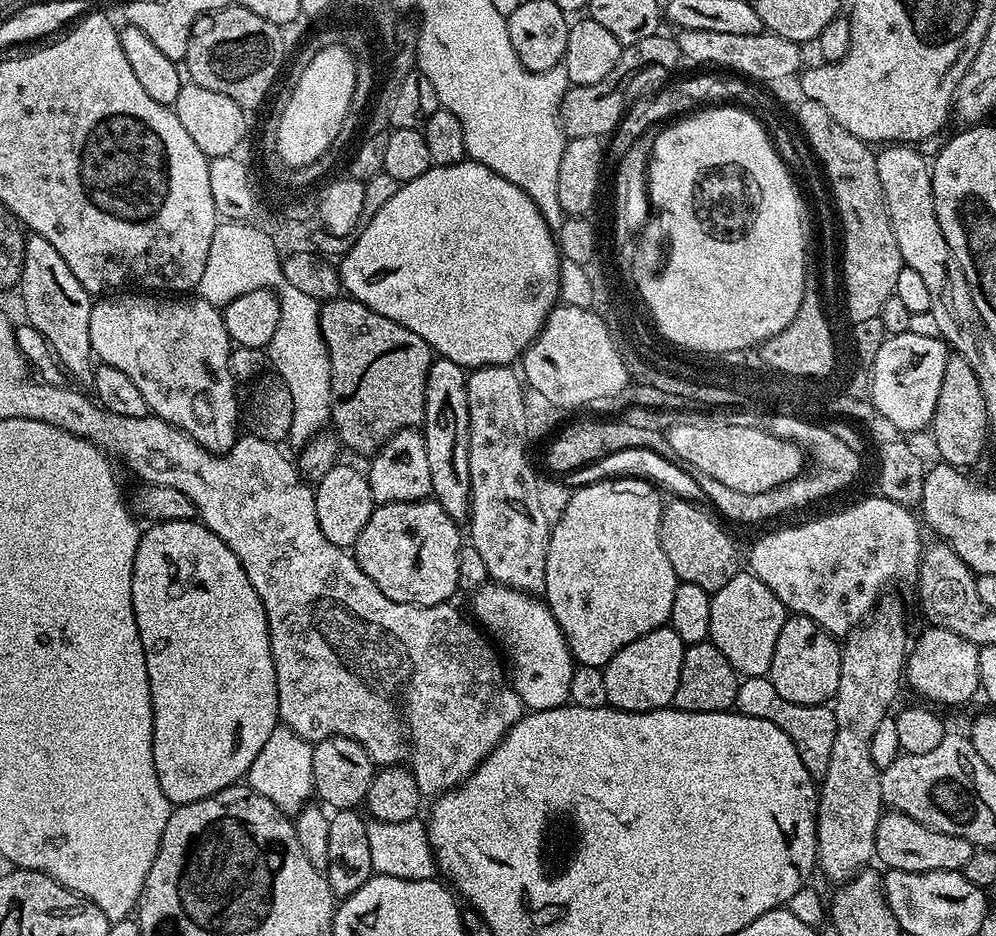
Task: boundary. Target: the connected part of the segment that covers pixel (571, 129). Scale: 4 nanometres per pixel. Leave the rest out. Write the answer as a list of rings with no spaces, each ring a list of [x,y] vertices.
[[[664,35],[642,38],[642,42],[627,45],[621,51],[618,66],[614,66],[614,70],[610,70],[610,74],[606,74],[602,82],[569,87],[564,101],[560,104],[560,123],[564,125],[565,137],[611,137],[629,106],[635,100],[657,91],[667,81],[664,79],[682,64],[682,57],[675,39],[671,35]]]

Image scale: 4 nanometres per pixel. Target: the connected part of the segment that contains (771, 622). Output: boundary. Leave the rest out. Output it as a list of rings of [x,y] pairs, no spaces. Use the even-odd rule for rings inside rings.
[[[740,570],[722,590],[711,593],[710,642],[726,654],[728,661],[744,676],[767,676],[774,658],[774,642],[786,619],[784,603],[753,576],[751,571]]]

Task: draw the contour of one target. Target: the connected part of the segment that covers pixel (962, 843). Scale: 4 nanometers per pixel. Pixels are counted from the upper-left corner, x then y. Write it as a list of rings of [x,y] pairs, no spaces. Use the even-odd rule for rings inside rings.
[[[885,811],[877,826],[875,859],[898,872],[958,872],[970,862],[974,846],[966,838],[942,834],[901,812]]]

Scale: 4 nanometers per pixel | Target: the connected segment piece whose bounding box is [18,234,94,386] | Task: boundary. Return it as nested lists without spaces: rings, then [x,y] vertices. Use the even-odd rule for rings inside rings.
[[[29,235],[24,242],[24,264],[20,267],[18,293],[24,303],[27,323],[40,331],[42,338],[59,358],[60,366],[69,377],[80,384],[91,385],[94,375],[94,357],[90,346],[90,310],[93,297],[74,278],[70,266],[62,262],[62,254],[46,242],[46,238]]]

